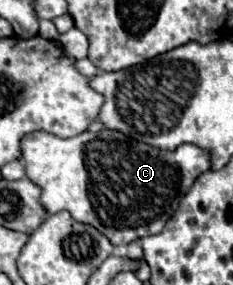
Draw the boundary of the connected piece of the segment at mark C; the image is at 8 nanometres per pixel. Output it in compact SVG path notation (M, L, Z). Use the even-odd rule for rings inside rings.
M114 130L82 132L66 140L32 132L20 140L20 152L26 176L40 186L40 204L46 214L66 210L76 222L100 230L114 246L158 234L194 180L210 168L210 156L194 144L166 152Z

